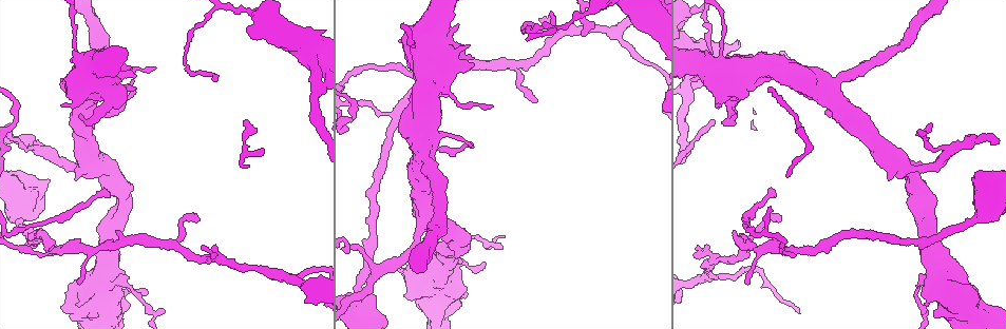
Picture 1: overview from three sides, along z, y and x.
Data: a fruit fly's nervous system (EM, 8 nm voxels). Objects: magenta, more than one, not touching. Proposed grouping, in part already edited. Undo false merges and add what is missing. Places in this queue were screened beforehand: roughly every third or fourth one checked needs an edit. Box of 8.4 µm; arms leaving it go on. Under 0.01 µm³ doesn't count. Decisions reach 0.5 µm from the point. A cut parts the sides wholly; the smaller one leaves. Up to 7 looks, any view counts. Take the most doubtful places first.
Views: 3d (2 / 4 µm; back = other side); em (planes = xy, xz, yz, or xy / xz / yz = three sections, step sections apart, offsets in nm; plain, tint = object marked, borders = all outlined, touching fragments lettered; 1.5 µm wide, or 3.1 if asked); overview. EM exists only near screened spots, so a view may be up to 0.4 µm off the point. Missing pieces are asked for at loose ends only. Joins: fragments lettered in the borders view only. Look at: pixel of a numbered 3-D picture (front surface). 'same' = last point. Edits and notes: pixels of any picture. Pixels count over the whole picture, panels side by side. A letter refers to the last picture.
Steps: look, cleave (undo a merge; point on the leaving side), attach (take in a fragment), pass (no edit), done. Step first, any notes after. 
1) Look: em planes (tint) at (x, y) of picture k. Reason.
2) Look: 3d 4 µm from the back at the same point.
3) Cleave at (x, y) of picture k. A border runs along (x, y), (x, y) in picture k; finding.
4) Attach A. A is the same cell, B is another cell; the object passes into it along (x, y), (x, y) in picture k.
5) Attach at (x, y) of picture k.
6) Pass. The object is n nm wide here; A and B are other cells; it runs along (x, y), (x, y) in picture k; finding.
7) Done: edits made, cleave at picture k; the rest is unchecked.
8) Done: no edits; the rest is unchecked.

Look: 3d 4 µm from the back at (550, 12) of picture 1. Thin end.

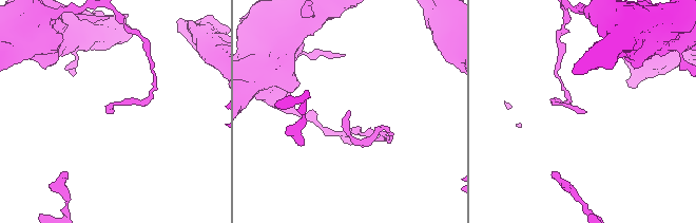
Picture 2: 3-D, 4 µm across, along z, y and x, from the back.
Look: em planes (plain) at (112, 110) of picture 2. Shape alone is not enough.

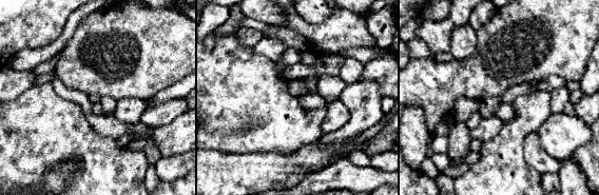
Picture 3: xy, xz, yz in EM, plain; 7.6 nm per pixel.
Look: em planes (borders) at the same point. See the neighbours.

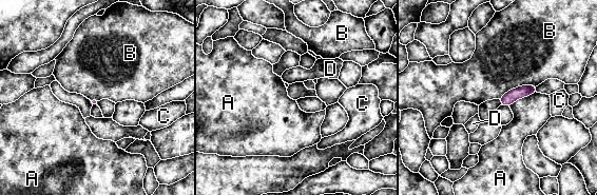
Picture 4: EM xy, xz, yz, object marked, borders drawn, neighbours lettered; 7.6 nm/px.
Pass. A, B, C and D are other cells; it runs along (534, 88), (519, 92), (502, 101) in picture 4; no lettered fragment goes on from it.

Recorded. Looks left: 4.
Look: em planes (plain) at (425, 150) of picture 1. Calibre changes.

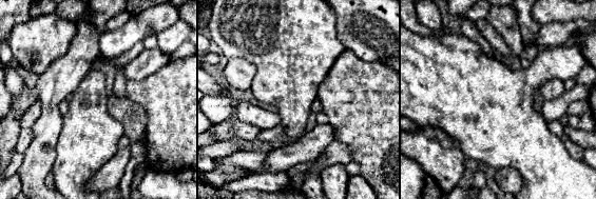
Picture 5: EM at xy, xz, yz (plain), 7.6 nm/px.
Look: em planes (tint) at the same point. Where the object lies.

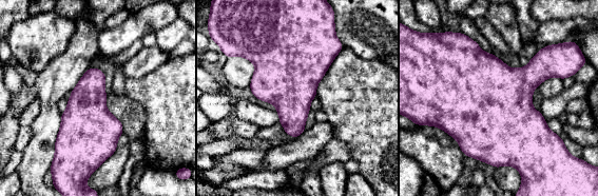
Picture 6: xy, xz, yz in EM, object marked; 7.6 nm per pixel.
Look: em planes (borders) at the same point.

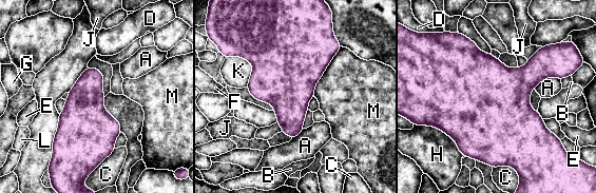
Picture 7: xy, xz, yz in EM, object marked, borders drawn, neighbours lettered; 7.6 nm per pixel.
Pass. The object is 280 nm wide here; A, B, C, D, E, F, G, H, J, K, L and M are other cells; a border runs along (342, 46), (316, 82), (313, 96) in picture 7; continuous, no second neuron.

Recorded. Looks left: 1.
Done: no edits; the rest is unchecked.

